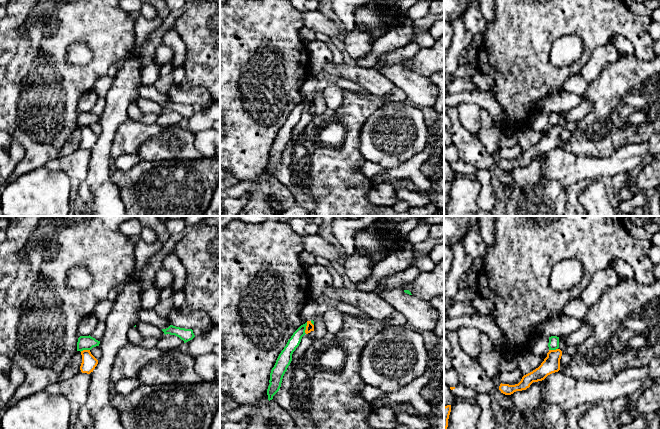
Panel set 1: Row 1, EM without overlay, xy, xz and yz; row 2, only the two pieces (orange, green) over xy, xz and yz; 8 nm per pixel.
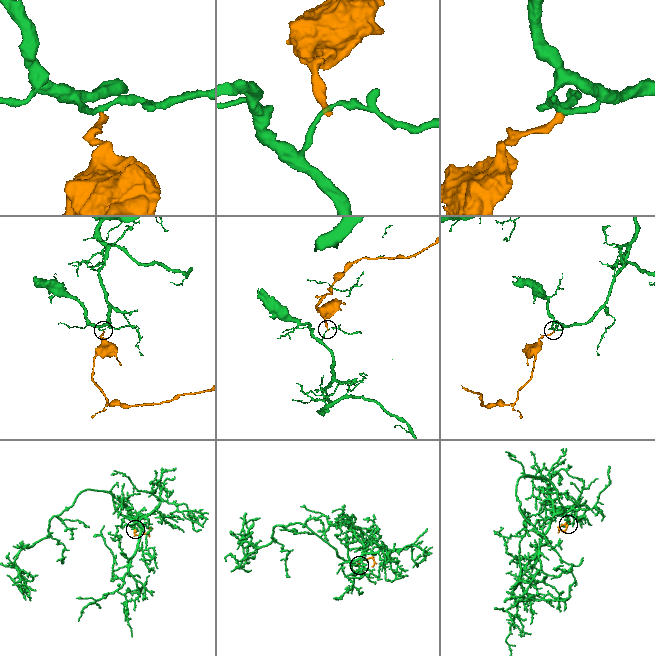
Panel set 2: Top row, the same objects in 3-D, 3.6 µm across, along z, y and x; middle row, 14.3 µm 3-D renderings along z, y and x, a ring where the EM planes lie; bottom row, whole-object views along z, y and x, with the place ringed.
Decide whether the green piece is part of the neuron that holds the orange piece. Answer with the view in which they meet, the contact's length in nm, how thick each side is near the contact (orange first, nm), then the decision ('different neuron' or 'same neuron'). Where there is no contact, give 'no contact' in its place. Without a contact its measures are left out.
xz | 100 nm | 60/90 nm | different neuron

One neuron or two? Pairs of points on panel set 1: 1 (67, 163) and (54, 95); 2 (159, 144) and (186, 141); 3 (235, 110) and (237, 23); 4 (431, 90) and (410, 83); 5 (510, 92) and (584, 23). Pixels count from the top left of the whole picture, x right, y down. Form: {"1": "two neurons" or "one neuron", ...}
{"1": "two neurons", "2": "one neuron", "3": "one neuron", "4": "one neuron", "5": "one neuron"}

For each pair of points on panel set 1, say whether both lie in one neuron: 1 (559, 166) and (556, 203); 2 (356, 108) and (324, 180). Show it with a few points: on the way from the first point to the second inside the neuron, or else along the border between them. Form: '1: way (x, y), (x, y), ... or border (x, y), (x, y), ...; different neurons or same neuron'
1: border (543, 163), (542, 174), (556, 180), (564, 188); different neurons
2: way (352, 126), (352, 140), (348, 154), (340, 162); same neuron

